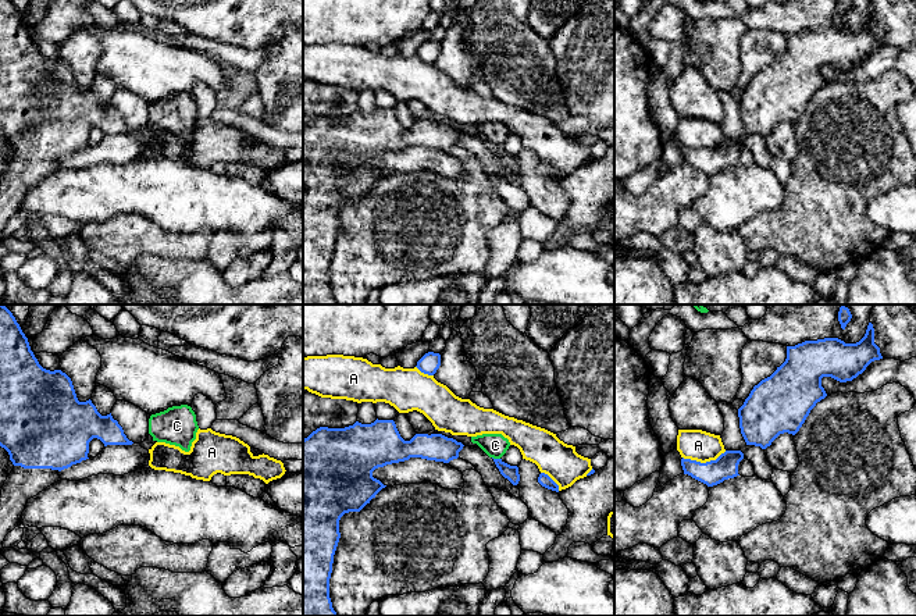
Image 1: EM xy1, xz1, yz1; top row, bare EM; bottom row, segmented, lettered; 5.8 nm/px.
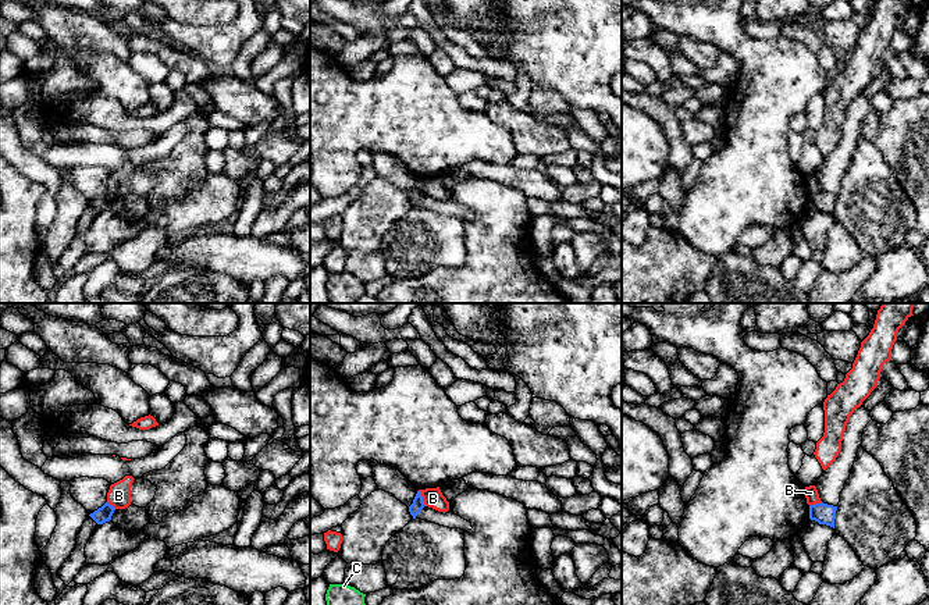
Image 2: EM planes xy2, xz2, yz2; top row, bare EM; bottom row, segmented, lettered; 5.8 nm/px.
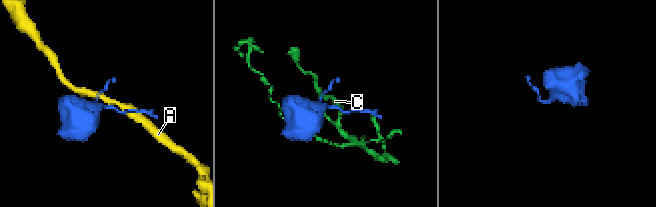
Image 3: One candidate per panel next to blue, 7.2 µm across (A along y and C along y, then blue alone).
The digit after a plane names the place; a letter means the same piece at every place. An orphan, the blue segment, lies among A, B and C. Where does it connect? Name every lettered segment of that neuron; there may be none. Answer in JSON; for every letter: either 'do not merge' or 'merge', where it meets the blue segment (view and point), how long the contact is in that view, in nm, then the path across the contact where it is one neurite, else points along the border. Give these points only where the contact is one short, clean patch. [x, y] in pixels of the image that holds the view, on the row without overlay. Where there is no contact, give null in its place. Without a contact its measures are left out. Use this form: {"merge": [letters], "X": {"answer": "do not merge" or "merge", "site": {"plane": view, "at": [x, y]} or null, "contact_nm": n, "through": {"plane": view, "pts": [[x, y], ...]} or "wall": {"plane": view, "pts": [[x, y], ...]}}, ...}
{"merge": [], "A": {"answer": "do not merge", "site": {"plane": "yz1", "at": [704, 152]}, "contact_nm": 260}, "B": {"answer": "do not merge", "site": {"plane": "xz2", "at": [422, 187]}, "contact_nm": 100, "wall": {"plane": "xz2", "pts": [[419, 178], [426, 194]]}}, "C": {"answer": "do not merge", "site": {"plane": "xz1", "at": [496, 148]}, "contact_nm": 50, "wall": {"plane": "xz1", "pts": [[492, 145], [499, 148]]}}}

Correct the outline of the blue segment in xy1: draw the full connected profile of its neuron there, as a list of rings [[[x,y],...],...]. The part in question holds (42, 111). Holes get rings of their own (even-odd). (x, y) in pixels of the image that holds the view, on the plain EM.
[[[0,0],[0,135],[8,140],[14,153],[0,181],[0,239],[6,224],[21,210],[26,191],[60,170],[58,161],[61,159],[89,147],[89,131],[93,127],[100,128],[104,135],[133,132],[126,127],[111,102],[101,104],[90,88],[86,90],[78,89],[72,70],[65,61],[43,57],[13,1]]]

